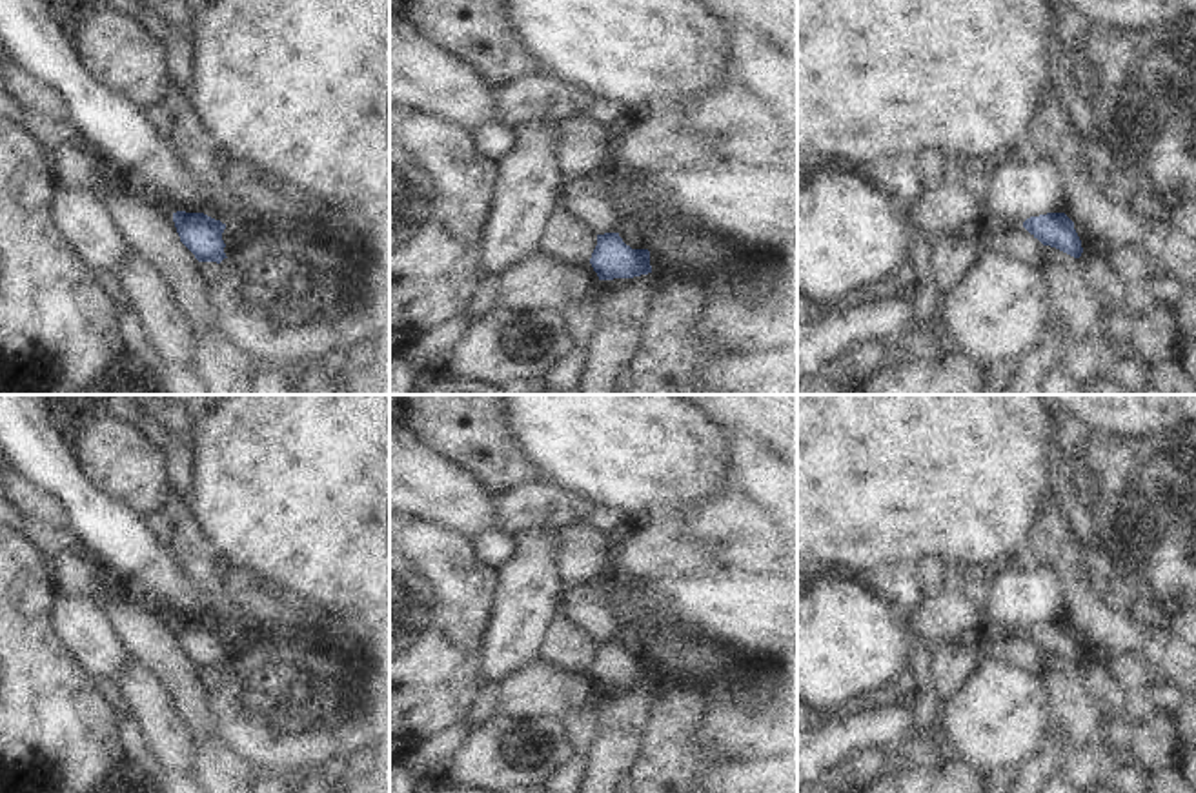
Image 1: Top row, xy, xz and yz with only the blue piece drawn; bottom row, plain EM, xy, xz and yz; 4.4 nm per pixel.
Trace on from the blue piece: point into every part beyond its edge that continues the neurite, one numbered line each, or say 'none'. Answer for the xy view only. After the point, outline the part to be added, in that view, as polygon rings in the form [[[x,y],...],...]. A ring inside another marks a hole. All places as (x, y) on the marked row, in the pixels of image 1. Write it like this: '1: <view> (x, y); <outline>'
none

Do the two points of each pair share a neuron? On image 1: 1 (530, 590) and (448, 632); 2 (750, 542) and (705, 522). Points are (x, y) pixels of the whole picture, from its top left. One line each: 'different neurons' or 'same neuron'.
1: different neurons
2: same neuron

